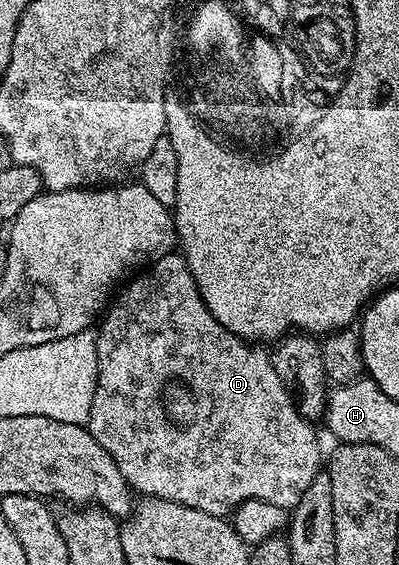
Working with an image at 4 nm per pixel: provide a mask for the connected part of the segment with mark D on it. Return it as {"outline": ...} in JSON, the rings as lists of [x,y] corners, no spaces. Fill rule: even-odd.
{"outline":[[[170,253],[161,259],[152,260],[148,269],[142,270],[133,278],[128,280],[129,288],[112,300],[111,306],[100,320],[101,327],[99,323],[97,331],[97,388],[87,424],[95,441],[99,441],[99,445],[103,445],[107,453],[111,453],[111,461],[119,465],[119,473],[123,473],[130,488],[145,497],[175,501],[179,505],[187,505],[191,509],[199,509],[203,513],[222,517],[228,516],[248,499],[271,501],[271,505],[279,505],[286,509],[299,505],[299,497],[307,493],[307,485],[311,485],[313,478],[319,474],[320,467],[317,466],[321,463],[321,447],[317,444],[316,433],[313,432],[314,424],[298,413],[290,388],[286,387],[279,373],[275,373],[270,352],[260,351],[257,348],[260,346],[240,339],[235,333],[223,329],[223,325],[219,325],[219,321],[211,317],[199,293],[197,282],[191,277],[191,269],[184,255]]]}

